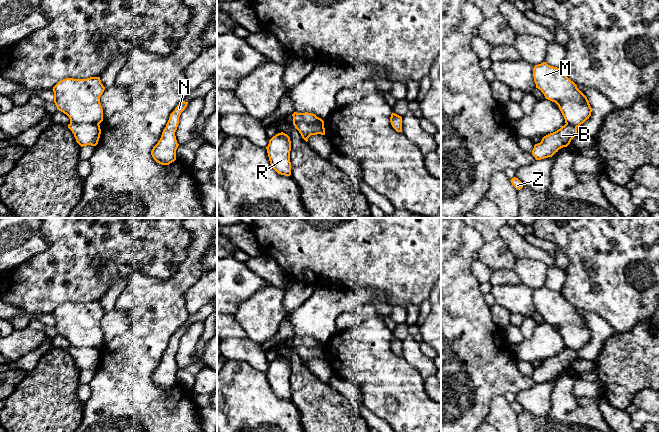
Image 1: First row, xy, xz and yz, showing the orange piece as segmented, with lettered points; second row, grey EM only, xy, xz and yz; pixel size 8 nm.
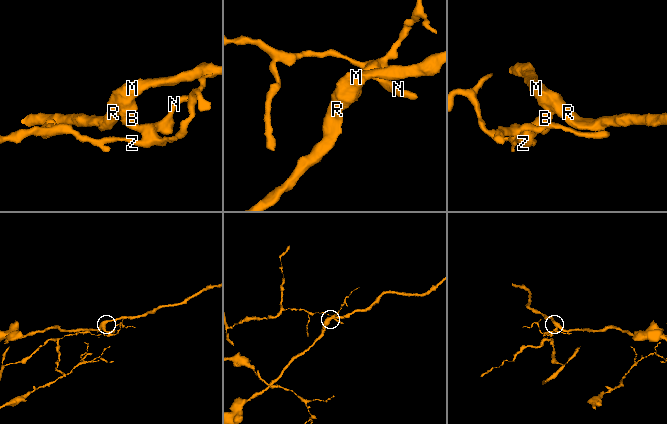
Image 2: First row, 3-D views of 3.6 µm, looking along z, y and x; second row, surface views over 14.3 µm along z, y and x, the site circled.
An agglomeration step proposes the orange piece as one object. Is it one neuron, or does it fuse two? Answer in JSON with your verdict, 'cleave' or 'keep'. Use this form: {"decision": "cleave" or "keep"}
{"decision": "cleave"}

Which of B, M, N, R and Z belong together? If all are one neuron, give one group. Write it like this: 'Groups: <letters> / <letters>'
Groups: B N Z / M R

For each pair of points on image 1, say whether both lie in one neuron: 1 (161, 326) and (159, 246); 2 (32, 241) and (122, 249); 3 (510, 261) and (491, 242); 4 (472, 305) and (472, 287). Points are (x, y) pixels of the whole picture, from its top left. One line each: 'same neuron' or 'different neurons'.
1: different neurons
2: different neurons
3: same neuron
4: same neuron

